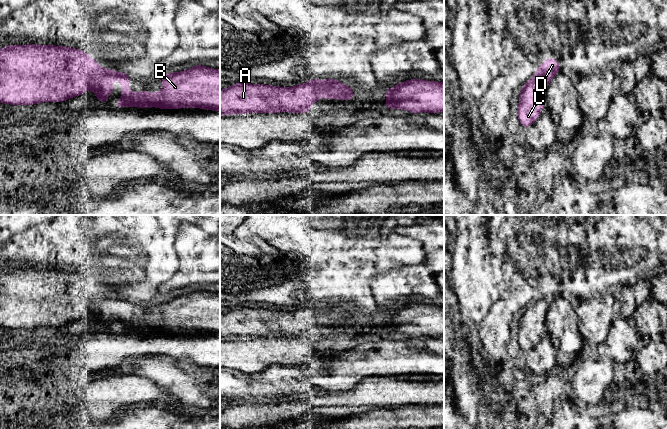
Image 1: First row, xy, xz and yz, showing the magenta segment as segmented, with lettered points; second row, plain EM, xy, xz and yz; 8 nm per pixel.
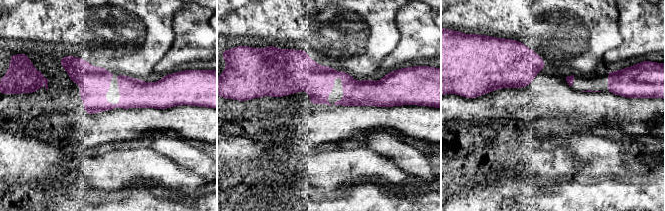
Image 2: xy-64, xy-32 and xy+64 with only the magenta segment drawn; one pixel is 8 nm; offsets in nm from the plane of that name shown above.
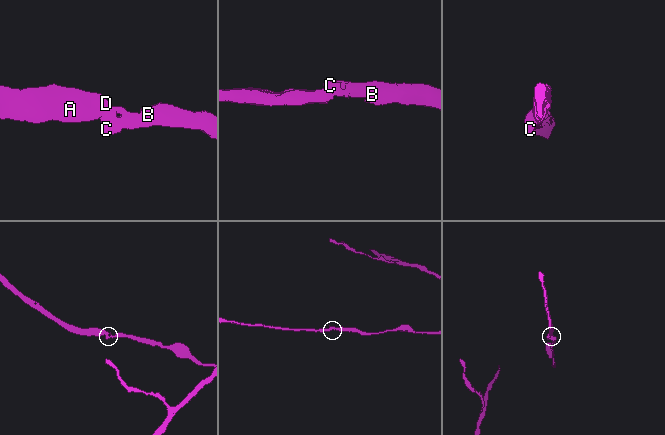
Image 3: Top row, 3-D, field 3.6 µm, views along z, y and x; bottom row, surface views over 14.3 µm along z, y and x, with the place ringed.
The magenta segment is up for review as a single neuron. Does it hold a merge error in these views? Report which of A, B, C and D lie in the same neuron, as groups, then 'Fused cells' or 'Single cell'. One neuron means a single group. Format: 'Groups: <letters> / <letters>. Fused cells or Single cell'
Groups: A B C D. Single cell

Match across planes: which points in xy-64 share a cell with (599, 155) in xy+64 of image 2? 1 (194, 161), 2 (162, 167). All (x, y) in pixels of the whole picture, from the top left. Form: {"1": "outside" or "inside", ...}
{"1": "inside", "2": "outside"}

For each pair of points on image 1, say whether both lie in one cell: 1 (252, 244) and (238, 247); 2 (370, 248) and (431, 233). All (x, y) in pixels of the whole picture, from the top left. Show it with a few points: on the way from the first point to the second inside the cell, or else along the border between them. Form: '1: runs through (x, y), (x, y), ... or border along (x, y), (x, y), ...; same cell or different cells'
1: runs through (249, 246), (241, 246); same cell
2: border along (393, 230), (416, 239), (426, 253); different cells

